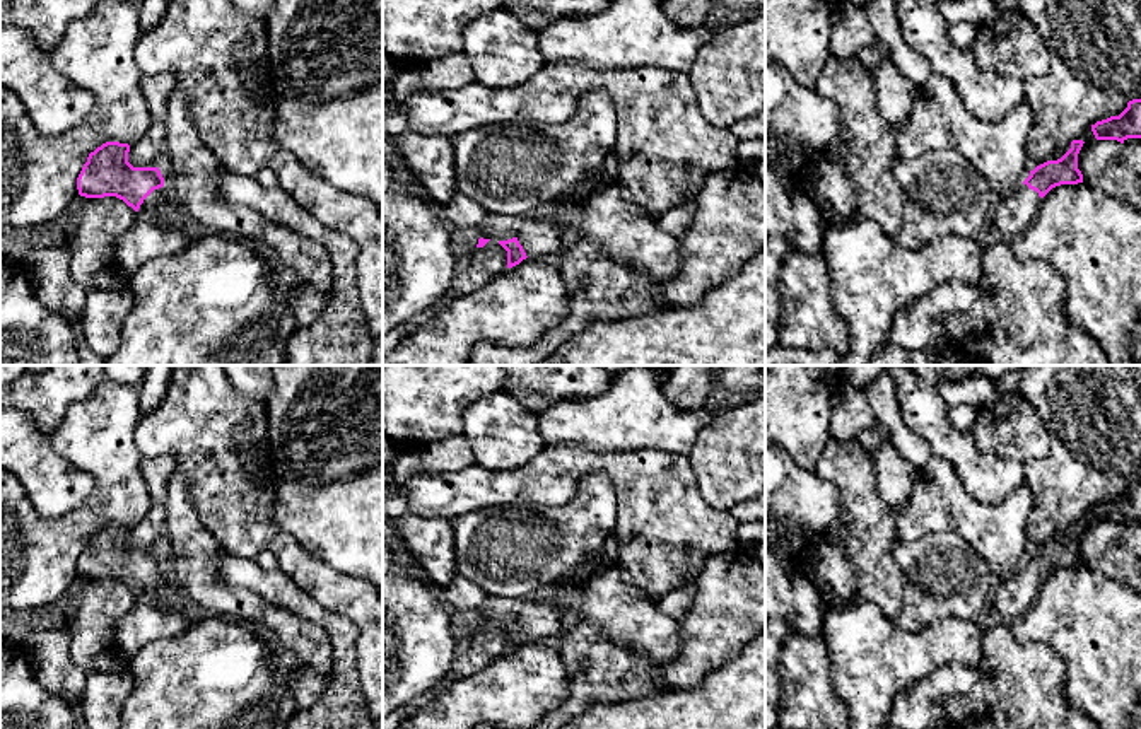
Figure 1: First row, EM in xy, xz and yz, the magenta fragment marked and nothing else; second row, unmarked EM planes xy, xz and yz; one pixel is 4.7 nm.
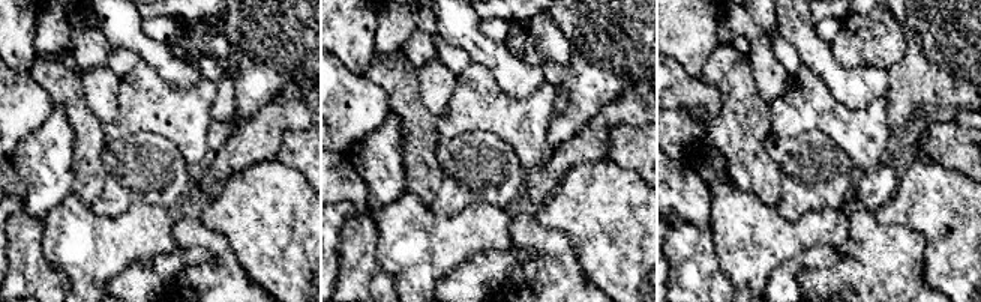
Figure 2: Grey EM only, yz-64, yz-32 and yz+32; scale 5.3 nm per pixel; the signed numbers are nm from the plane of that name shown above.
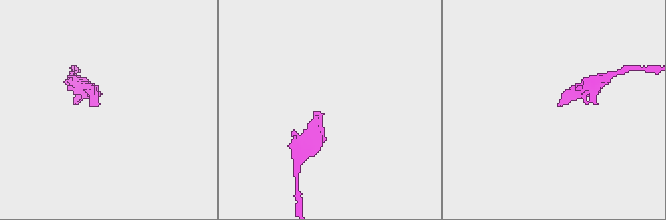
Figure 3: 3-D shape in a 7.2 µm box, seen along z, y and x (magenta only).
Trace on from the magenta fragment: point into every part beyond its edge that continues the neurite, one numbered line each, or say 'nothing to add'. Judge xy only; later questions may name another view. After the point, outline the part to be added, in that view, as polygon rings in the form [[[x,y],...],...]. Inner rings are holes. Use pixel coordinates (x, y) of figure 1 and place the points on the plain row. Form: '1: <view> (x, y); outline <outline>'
1: xy (161, 586); outline [[[162,569],[154,572],[140,587],[142,594],[150,599],[155,599],[162,606],[183,609],[183,596],[184,592],[179,589],[173,575]]]

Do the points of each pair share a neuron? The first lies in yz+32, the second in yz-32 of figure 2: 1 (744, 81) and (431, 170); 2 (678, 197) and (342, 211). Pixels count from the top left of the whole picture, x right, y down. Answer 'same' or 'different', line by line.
1: same
2: different

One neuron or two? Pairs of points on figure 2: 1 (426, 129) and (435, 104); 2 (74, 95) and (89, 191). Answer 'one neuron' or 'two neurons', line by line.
1: two neurons
2: one neuron

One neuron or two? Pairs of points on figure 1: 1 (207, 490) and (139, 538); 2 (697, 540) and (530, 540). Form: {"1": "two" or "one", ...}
{"1": "two", "2": "two"}

